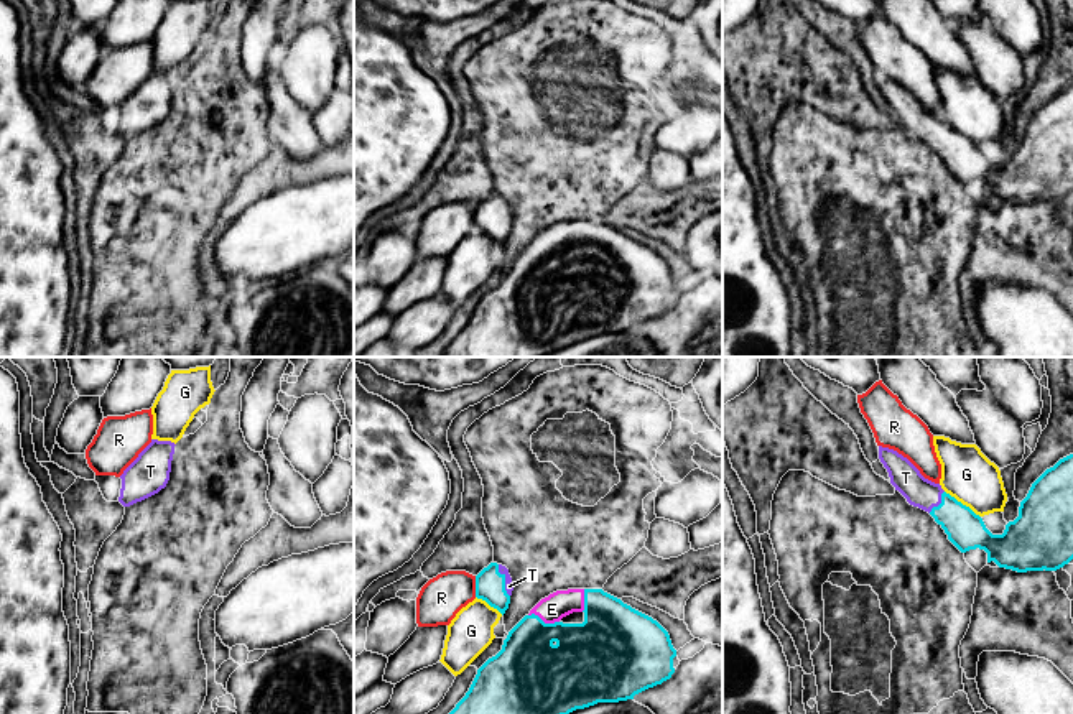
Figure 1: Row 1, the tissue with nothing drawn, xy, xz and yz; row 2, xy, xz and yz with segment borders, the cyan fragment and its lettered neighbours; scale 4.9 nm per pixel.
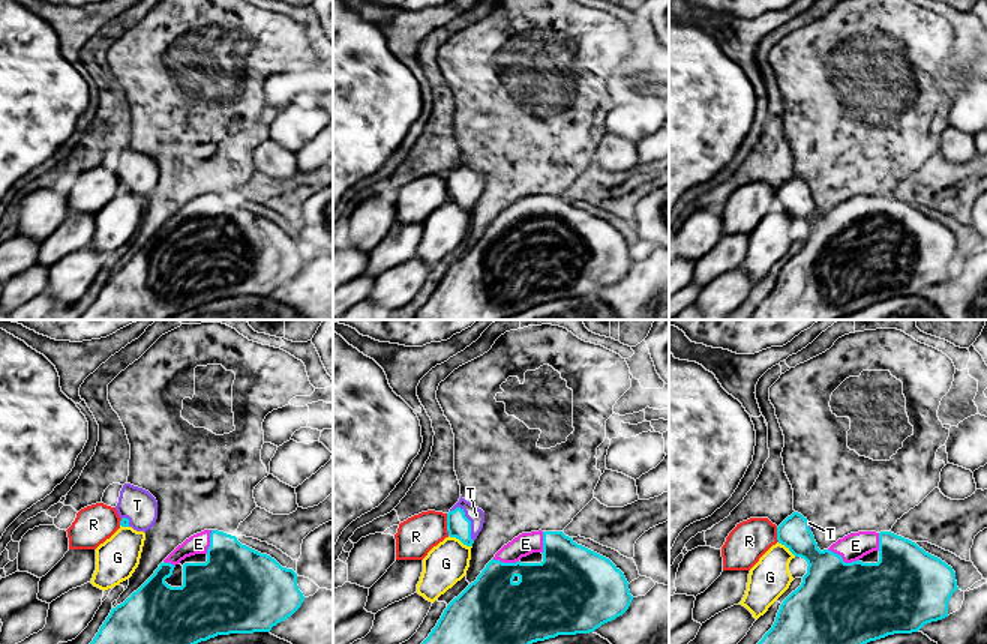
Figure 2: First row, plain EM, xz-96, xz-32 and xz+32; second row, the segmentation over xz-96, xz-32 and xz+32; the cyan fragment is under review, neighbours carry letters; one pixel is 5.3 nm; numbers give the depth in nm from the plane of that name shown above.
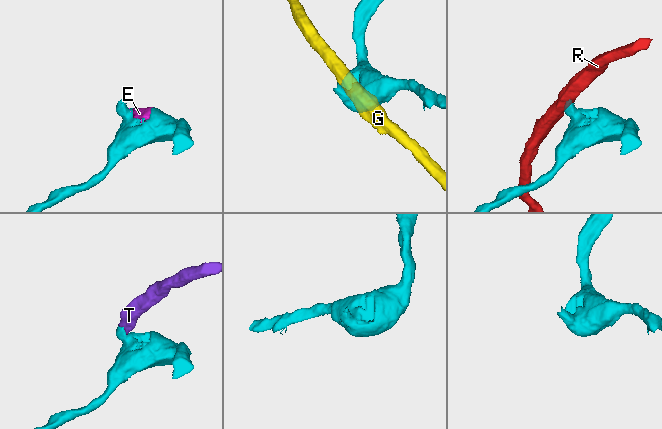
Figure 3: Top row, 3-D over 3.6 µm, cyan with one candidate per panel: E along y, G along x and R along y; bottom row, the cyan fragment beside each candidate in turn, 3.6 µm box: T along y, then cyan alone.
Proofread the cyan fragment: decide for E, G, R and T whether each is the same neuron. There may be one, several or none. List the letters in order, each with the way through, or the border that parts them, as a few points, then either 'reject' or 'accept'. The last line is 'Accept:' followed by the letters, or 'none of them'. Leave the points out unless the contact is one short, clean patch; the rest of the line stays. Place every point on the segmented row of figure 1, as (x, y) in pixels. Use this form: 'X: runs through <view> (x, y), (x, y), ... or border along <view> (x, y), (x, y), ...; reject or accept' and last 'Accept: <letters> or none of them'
E: accept
G: reject
R: border along xz (474, 576), (476, 596); reject
T: runs through xz (489, 583), (504, 581), (509, 586); accept
Accept: E, T

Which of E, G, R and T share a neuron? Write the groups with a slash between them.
E T / G R

